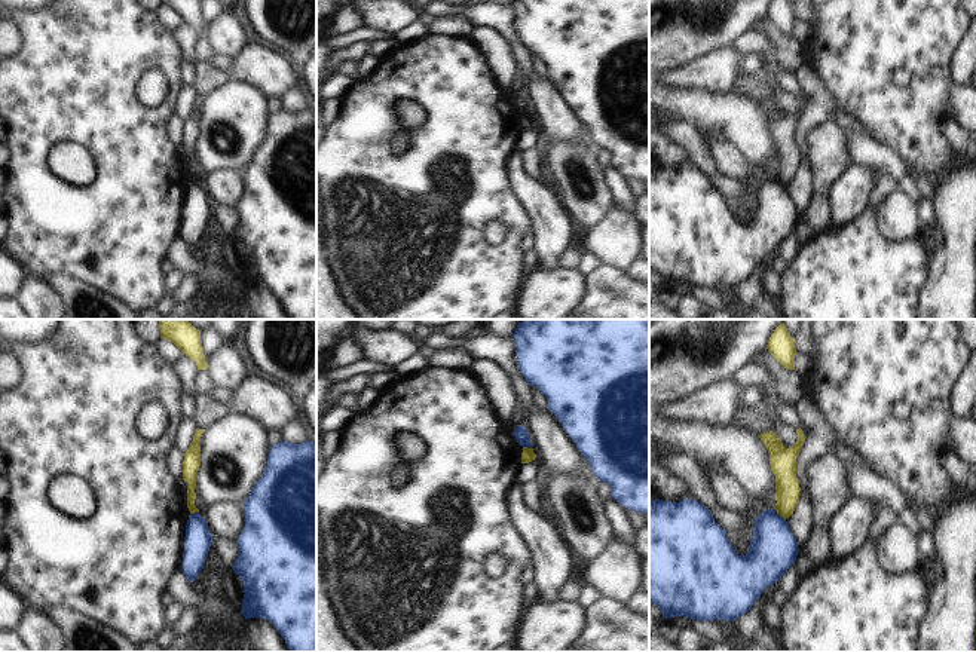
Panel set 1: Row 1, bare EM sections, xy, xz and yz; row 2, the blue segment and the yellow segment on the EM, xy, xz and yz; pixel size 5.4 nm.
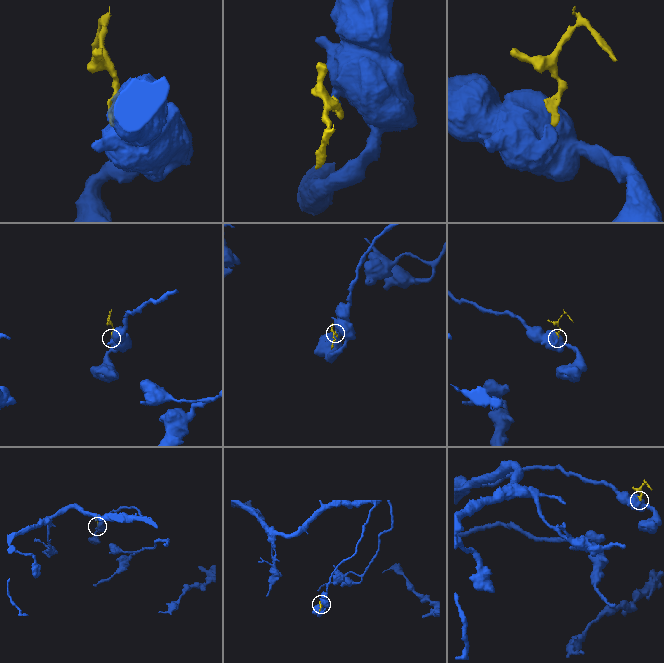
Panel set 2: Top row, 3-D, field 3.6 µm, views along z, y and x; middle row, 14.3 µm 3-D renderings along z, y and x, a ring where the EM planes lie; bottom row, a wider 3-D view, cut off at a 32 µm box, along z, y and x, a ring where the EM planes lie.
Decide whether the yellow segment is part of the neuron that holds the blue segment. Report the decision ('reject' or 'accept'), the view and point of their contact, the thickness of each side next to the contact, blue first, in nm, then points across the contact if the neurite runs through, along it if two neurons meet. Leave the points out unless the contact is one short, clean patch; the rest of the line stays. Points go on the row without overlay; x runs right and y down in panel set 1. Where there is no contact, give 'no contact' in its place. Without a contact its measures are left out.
reject; meets blue in yz at (779, 181); 260 nm thick on the blue side, 130 nm on the other; border along yz (773, 175), (785, 187)

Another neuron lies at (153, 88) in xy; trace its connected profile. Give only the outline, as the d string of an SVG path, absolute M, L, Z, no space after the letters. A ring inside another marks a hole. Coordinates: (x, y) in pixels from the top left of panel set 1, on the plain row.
M149 70L138 82L137 94L149 108L157 108L171 94L169 82L157 70Z

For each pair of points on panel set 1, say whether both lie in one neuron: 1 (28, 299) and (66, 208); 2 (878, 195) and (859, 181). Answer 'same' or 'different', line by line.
1: different
2: different

